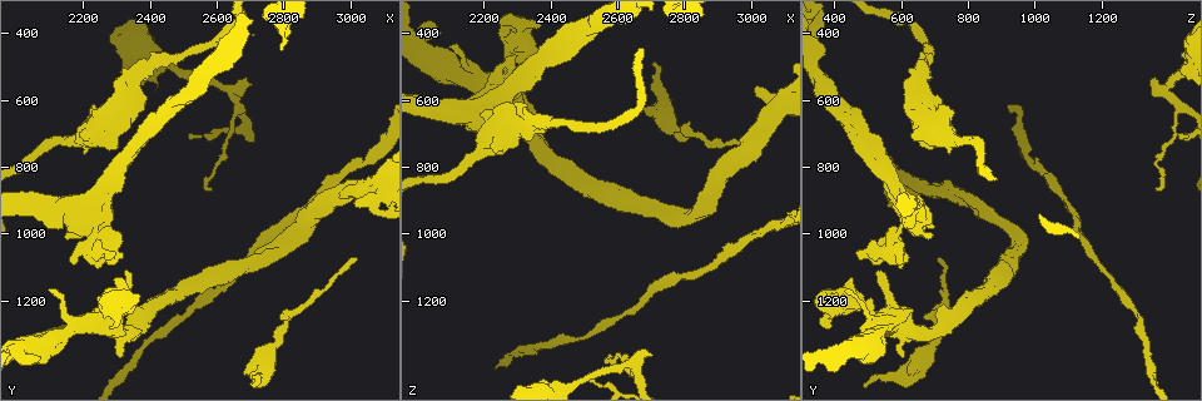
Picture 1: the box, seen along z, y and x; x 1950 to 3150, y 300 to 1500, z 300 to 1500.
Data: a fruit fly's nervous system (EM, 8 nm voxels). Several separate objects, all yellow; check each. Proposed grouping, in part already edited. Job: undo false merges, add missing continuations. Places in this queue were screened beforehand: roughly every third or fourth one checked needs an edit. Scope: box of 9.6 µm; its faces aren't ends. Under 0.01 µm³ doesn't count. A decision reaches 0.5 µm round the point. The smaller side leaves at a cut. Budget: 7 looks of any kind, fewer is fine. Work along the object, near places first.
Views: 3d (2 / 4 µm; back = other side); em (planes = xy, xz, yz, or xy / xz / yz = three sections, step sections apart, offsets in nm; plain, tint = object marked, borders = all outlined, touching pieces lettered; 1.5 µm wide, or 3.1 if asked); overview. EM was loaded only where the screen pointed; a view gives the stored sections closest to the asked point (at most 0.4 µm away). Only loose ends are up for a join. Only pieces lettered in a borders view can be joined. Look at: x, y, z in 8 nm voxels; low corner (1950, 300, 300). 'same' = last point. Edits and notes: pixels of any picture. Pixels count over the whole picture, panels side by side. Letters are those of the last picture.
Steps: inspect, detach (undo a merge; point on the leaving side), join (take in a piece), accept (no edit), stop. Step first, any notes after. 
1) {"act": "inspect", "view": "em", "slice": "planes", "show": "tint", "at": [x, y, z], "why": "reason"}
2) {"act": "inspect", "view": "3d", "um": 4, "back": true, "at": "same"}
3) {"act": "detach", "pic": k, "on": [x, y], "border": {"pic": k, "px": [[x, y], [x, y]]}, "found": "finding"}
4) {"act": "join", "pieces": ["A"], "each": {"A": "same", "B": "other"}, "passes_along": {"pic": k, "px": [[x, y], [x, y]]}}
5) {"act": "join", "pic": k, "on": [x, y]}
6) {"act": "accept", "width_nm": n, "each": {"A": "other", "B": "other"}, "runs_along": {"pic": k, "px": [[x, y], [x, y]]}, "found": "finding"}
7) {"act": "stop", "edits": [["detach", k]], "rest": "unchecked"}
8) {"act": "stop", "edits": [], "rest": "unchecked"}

{"act": "inspect", "view": "em", "slice": "yz", "step": 4, "show": "tint", "at": [3020, 1070, 720], "why": "branch stops here"}

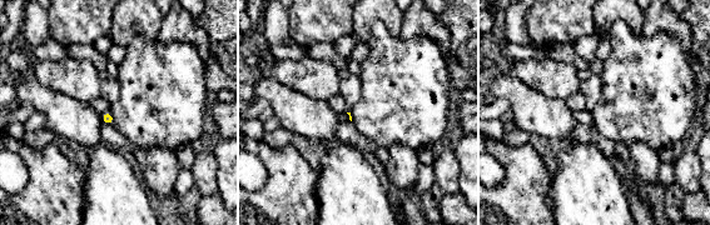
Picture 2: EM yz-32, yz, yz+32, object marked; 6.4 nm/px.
{"act": "inspect", "view": "em", "slice": "planes", "show": "borders", "at": "same"}

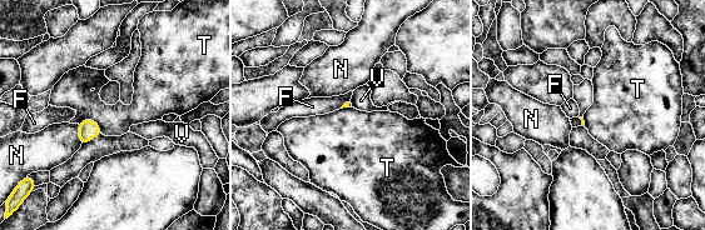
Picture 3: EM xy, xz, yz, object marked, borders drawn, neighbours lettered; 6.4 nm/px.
{"act": "accept", "each": {"F": "other", "N": "other", "T": "other", "V": "other"}, "border": {"pic": 3, "px": [[78, 124], [93, 119], [102, 133]]}, "found": "none of them fits"}

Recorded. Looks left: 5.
{"act": "inspect", "view": "em", "slice": "xz", "step": 8, "show": "tint", "at": [3090, 760, 970], "why": "sudden change in width"}

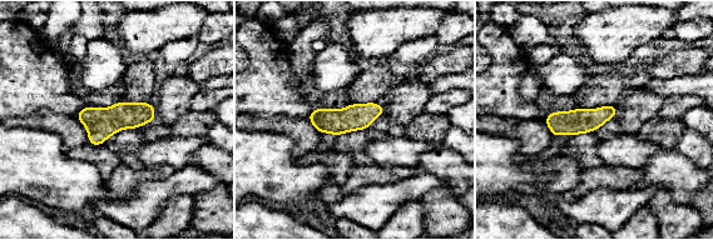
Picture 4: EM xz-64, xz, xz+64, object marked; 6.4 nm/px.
{"act": "inspect", "view": "em", "slice": "planes", "show": "borders", "at": "same"}

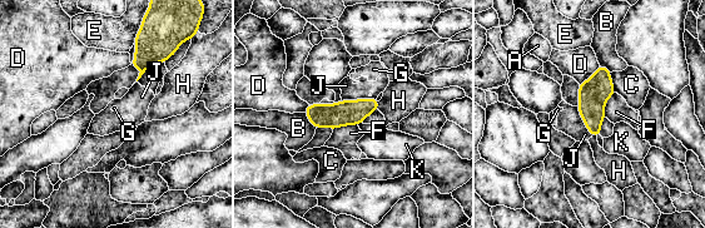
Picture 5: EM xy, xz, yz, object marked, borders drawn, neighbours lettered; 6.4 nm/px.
{"act": "accept", "each": {"A": "other", "B": "other", "C": "other", "D": "other", "E": "other", "F": "other", "G": "other", "H": "other", "J": "other", "K": "other"}, "runs_along": {"pic": 5, "px": [[376, 103], [356, 112], [308, 110]]}, "found": "one cell here"}

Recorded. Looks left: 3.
{"act": "inspect", "view": "3d", "um": 2, "at": [2700, 560, 1360], "why": "an open end"}

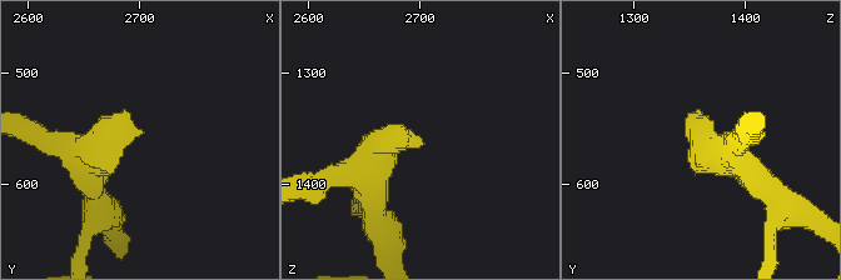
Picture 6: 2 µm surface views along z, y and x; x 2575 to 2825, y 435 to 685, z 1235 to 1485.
{"act": "inspect", "view": "em", "slice": "planes", "show": "borders", "at": [2702, 556, 1364], "why": "need the tissue"}

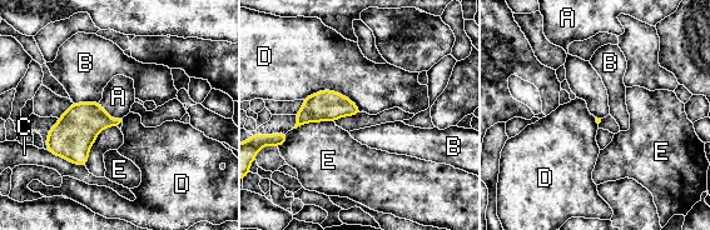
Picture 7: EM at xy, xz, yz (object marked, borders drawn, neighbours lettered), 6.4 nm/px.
{"act": "join", "pieces": ["A"], "each": {"A": "same", "B": "other", "C": "other", "D": "other", "E": "other"}, "found": "it goes on there"}

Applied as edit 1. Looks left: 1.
{"act": "stop", "edits": [["join", 7]], "rest": "unchecked"}

